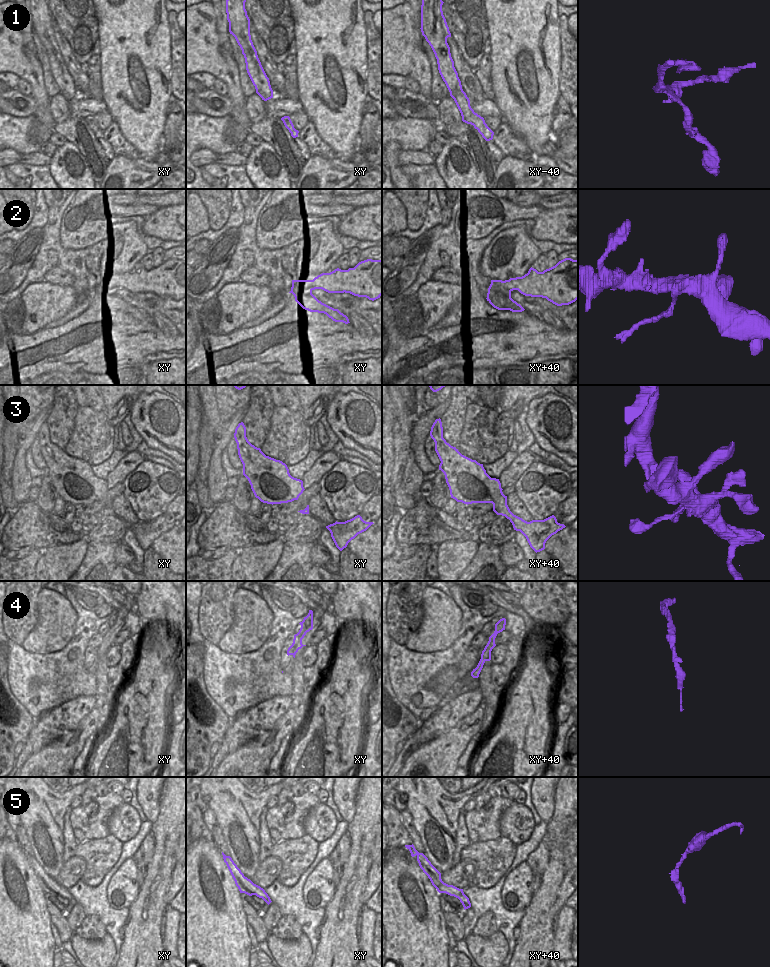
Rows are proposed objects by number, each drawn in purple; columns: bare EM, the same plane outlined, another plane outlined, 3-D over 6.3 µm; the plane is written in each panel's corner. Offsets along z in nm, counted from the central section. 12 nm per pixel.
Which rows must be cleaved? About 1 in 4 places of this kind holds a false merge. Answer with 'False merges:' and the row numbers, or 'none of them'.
False merges: 1, 2.

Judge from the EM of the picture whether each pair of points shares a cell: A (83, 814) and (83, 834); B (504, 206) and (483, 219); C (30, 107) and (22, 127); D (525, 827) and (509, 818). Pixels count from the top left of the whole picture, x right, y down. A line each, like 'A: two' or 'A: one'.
A: one
B: one
C: two
D: one

